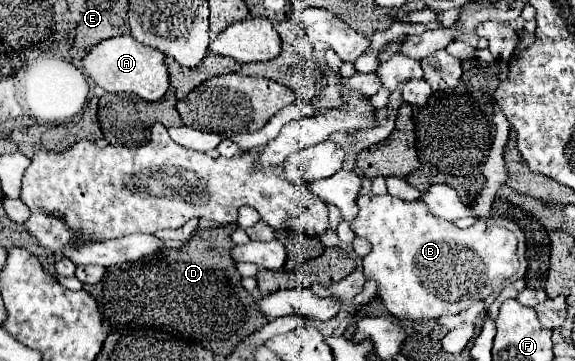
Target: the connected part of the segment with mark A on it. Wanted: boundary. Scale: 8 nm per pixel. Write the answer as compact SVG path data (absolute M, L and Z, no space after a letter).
M130 33L98 43L82 59L82 65L88 71L90 79L108 93L132 91L144 101L158 101L168 91L168 69L164 65L164 53L138 43Z

